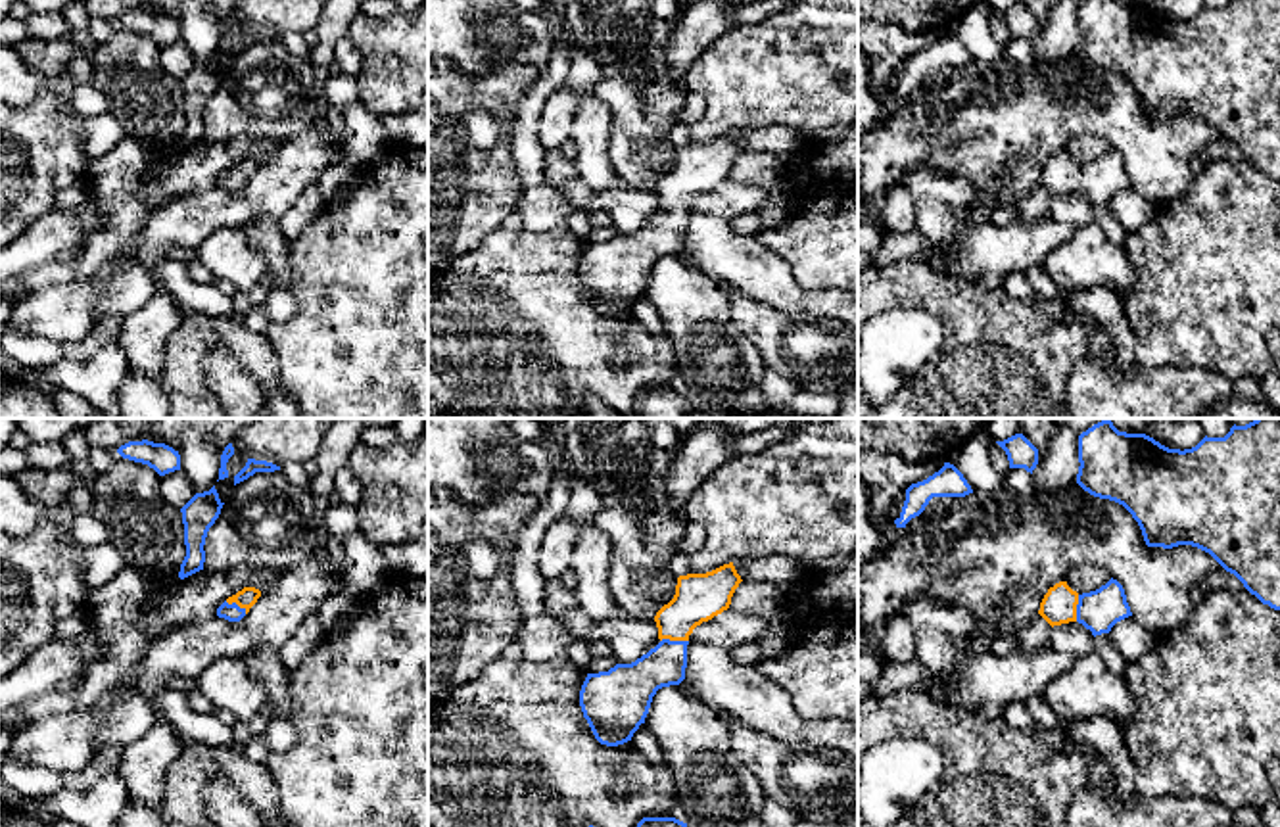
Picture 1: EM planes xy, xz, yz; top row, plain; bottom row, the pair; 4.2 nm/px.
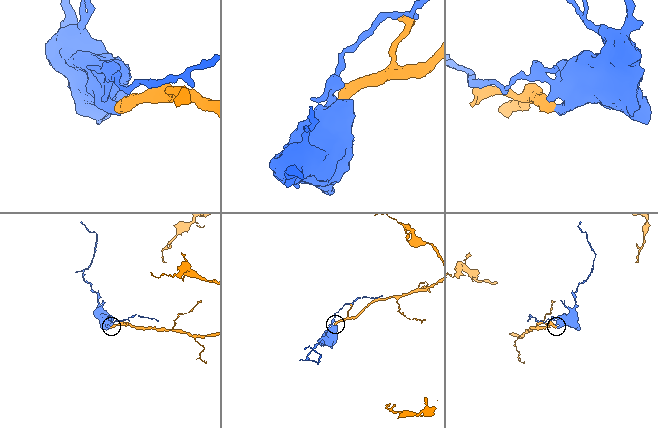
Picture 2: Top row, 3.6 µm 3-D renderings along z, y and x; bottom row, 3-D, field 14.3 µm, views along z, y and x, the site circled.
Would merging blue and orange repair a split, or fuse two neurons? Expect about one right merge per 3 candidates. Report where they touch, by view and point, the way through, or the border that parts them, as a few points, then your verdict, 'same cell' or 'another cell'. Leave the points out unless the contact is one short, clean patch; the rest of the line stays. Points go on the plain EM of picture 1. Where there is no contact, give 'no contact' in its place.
xz (674, 212) | across xz (634, 256), (674, 212), (676, 190), (699, 167) | same cell

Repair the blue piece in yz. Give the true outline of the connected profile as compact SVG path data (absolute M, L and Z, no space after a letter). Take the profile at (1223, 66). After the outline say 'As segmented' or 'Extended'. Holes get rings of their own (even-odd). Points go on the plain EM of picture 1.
M1086 0L1079 6L1079 33L1077 54L1123 75L1148 117L1197 117L1263 175L1280 180L1280 0L1230 0L1184 21L1146 4Z. As segmented

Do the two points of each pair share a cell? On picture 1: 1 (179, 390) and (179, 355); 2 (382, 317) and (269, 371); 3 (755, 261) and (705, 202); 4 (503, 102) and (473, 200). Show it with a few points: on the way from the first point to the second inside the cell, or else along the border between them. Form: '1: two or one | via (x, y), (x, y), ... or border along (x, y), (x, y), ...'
1: one | via (179, 382), (179, 363)
2: two | border along (265, 332), (279, 365), (279, 384), (283, 388)
3: two | border along (689, 212), (716, 215), (726, 221)
4: one | via (471, 102), (453, 118), (453, 167)

